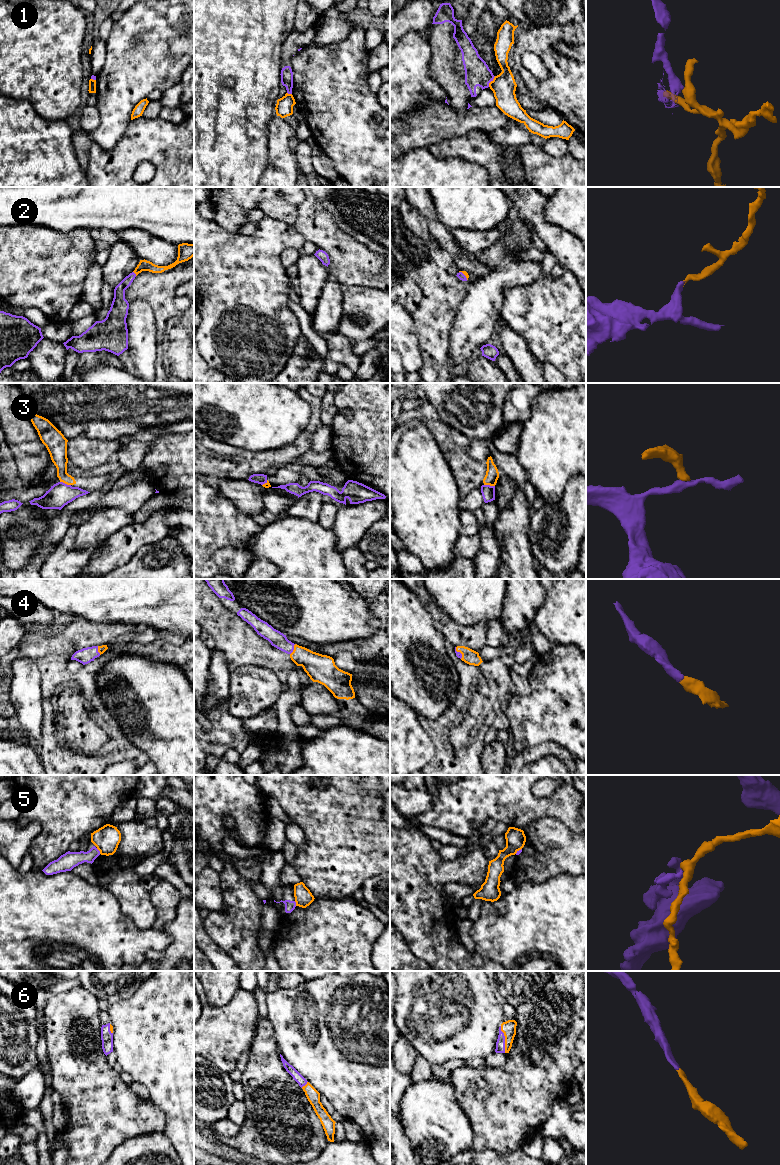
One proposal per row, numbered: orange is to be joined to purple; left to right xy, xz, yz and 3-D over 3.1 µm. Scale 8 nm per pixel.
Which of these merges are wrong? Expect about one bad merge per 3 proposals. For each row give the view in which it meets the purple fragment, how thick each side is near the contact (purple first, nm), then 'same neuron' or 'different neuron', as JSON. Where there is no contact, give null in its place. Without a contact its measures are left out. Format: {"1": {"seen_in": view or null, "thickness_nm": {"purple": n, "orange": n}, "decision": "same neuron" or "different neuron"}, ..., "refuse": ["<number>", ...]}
{"1": {"seen_in": "yz", "thickness_nm": {"purple": 200, "orange": 190}, "decision": "different neuron"}, "2": {"seen_in": "xy", "thickness_nm": {"purple": 100, "orange": 90}, "decision": "same neuron"}, "3": {"seen_in": "xy", "thickness_nm": {"purple": 190, "orange": 140}, "decision": "different neuron"}, "4": {"seen_in": "xz", "thickness_nm": {"purple": 130, "orange": 220}, "decision": "same neuron"}, "5": {"seen_in": "xy", "thickness_nm": {"purple": 130, "orange": 200}, "decision": "different neuron"}, "6": {"seen_in": "yz", "thickness_nm": {"purple": 80, "orange": 110}, "decision": "same neuron"}, "refuse": ["1", "3", "5"]}

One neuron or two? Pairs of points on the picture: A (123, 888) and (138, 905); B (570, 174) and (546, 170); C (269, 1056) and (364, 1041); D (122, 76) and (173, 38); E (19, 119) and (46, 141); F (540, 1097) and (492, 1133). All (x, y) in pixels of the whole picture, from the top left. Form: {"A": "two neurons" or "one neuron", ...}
{"A": "one neuron", "B": "one neuron", "C": "two neurons", "D": "one neuron", "E": "one neuron", "F": "one neuron"}

